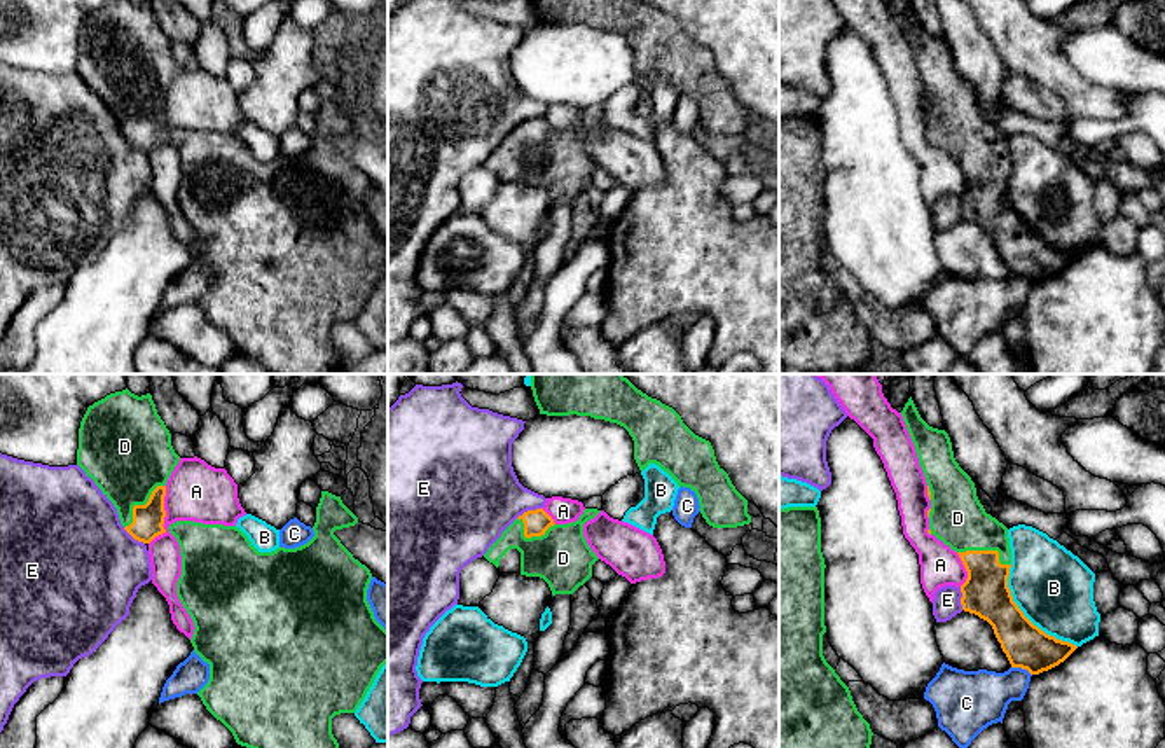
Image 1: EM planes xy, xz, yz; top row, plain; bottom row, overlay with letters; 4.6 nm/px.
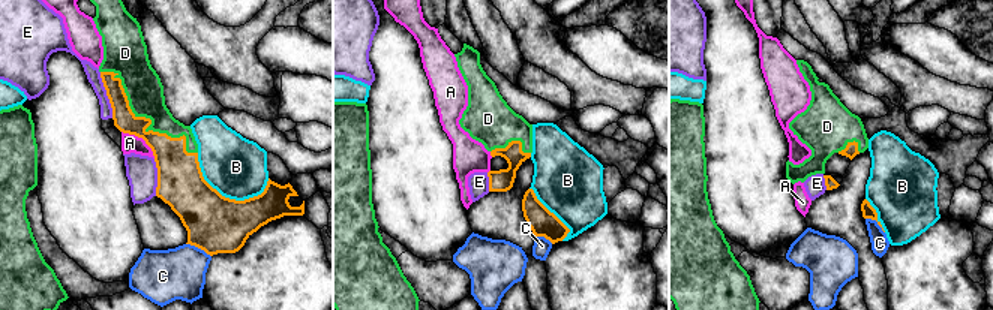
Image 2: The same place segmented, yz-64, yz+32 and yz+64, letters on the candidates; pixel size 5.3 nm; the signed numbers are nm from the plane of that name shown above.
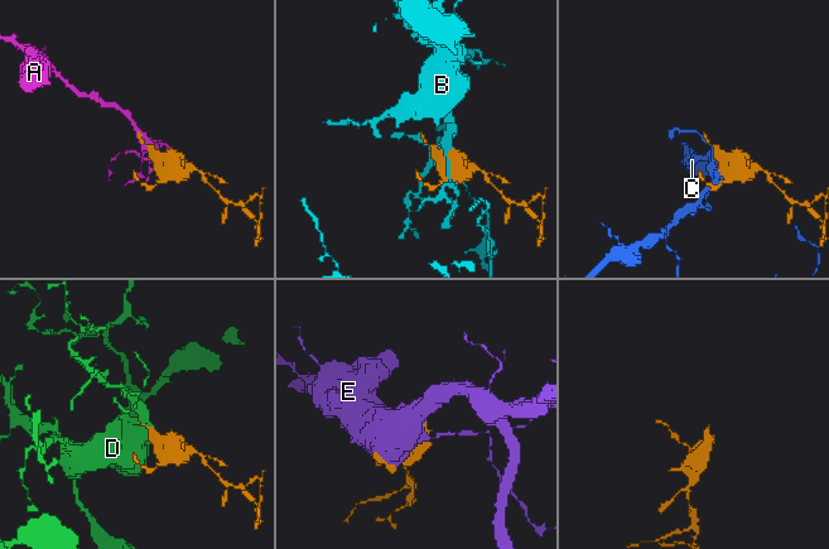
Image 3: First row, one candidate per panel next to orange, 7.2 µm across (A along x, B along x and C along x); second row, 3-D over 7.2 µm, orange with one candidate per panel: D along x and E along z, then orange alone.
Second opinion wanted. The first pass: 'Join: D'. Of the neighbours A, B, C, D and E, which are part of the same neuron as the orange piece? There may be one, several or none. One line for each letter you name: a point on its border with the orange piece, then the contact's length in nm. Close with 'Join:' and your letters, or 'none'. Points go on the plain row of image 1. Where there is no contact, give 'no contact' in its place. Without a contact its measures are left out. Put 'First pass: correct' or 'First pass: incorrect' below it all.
D: meets orange in yz at (987, 159); contact 260 nm long
Join: D
First pass: correct

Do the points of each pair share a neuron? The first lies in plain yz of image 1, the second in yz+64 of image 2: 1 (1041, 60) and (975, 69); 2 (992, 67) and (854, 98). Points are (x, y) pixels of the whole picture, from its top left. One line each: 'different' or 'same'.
1: different
2: different

